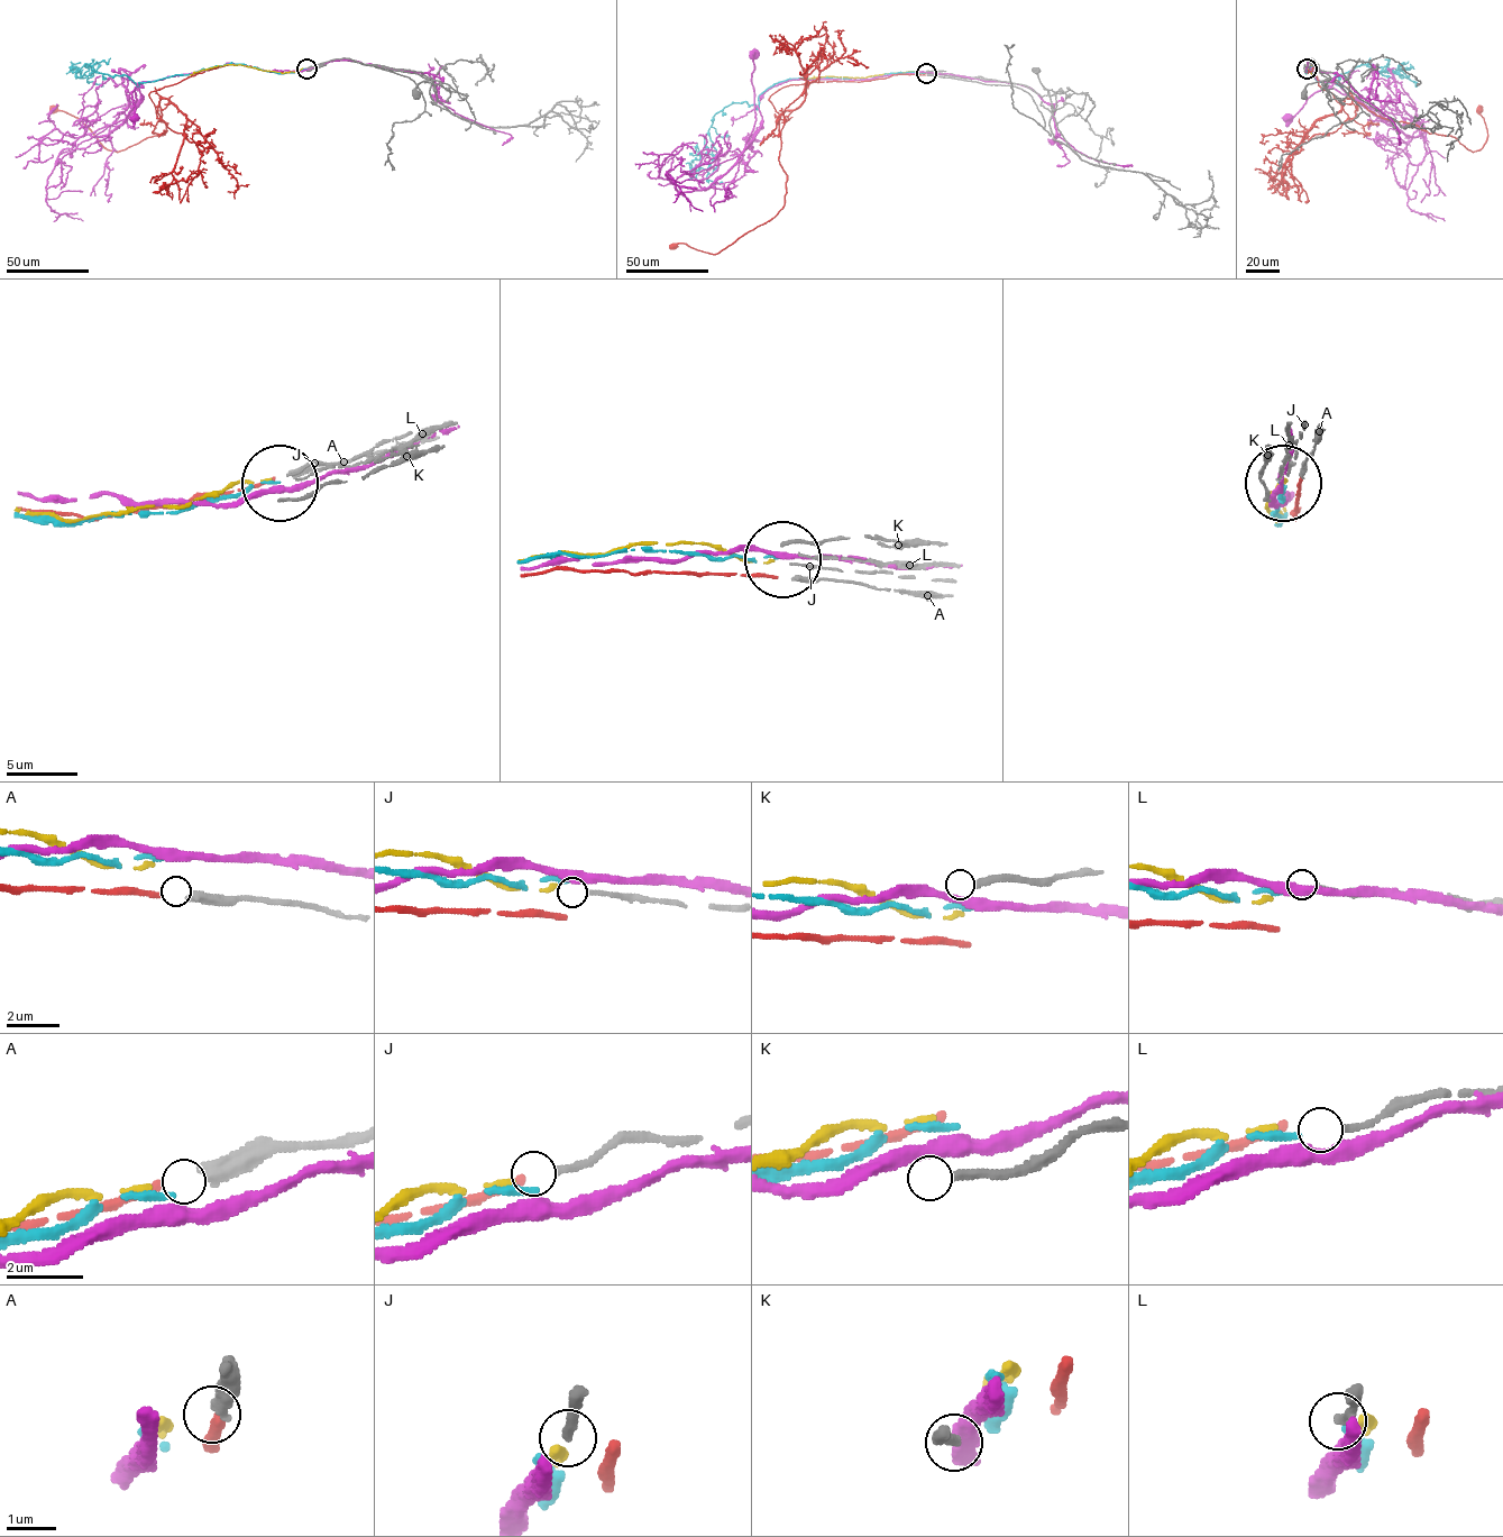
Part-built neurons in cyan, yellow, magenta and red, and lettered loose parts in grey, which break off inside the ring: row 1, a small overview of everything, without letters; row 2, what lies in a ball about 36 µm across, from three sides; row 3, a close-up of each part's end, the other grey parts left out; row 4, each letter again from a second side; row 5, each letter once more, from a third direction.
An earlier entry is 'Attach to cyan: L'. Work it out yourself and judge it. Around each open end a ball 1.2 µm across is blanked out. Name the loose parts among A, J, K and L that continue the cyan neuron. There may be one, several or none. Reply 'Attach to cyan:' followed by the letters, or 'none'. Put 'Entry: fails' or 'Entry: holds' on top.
Entry: holds
Attach to cyan: L

